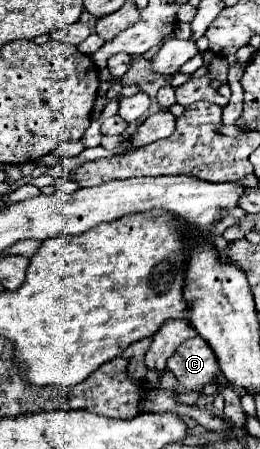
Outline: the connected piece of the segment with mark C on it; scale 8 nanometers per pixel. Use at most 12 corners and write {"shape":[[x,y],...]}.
{"shape":[[199,335],[167,361],[181,389],[201,393],[219,375]]}

